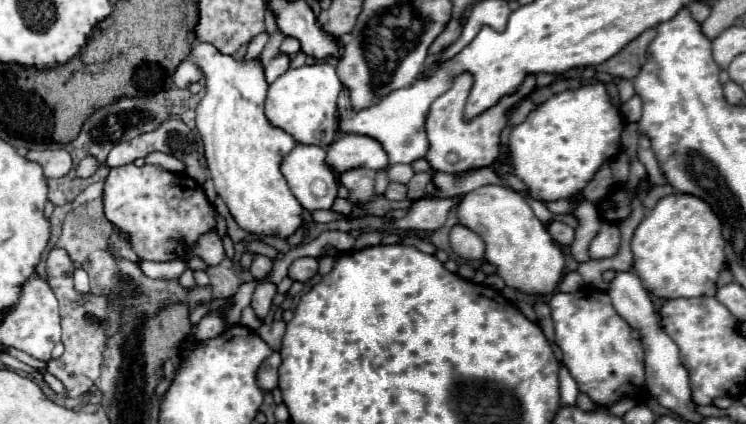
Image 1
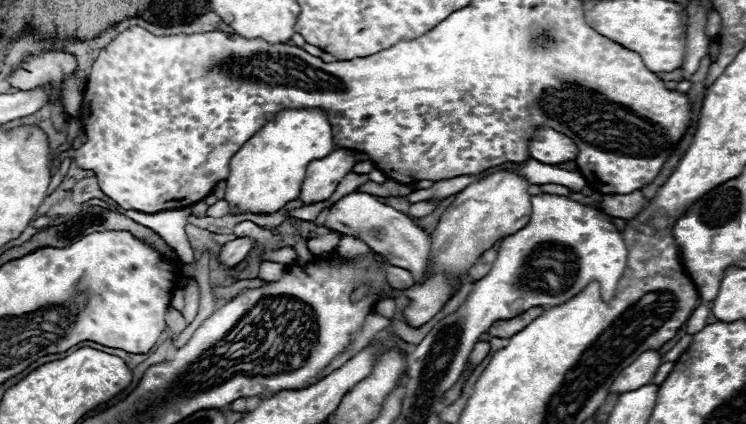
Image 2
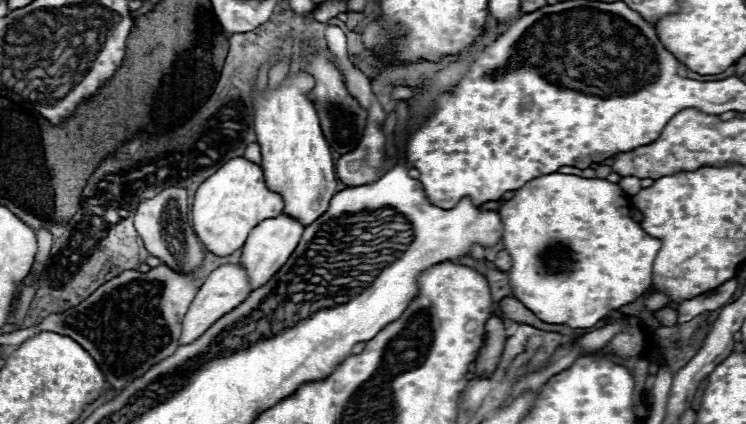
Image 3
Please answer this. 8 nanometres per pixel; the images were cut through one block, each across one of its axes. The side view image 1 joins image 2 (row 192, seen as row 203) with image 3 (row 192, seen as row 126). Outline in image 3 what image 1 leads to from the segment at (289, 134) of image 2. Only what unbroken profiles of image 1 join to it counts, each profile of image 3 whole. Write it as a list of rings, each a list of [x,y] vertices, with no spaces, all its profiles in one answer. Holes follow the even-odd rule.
[[[236,156],[198,188],[192,204],[194,232],[208,252],[216,256],[226,256],[244,246],[244,240],[248,238],[252,228],[256,228],[256,224],[282,214],[282,210],[284,200],[278,192],[272,192],[266,186],[262,166],[246,160],[244,156]]]

